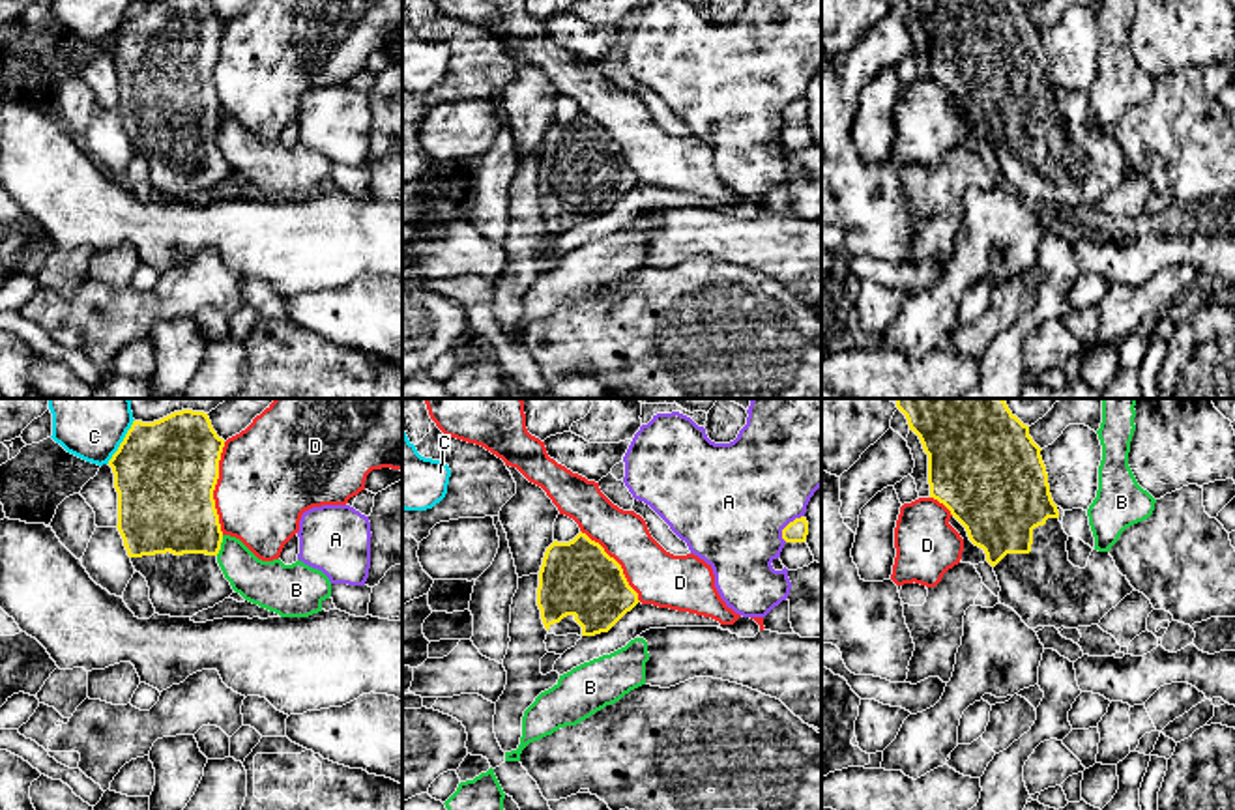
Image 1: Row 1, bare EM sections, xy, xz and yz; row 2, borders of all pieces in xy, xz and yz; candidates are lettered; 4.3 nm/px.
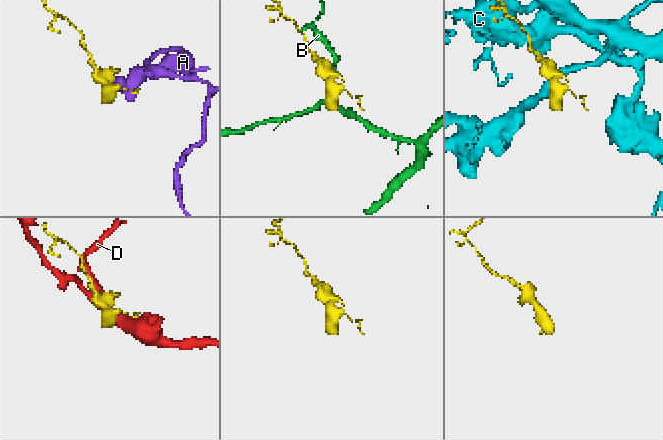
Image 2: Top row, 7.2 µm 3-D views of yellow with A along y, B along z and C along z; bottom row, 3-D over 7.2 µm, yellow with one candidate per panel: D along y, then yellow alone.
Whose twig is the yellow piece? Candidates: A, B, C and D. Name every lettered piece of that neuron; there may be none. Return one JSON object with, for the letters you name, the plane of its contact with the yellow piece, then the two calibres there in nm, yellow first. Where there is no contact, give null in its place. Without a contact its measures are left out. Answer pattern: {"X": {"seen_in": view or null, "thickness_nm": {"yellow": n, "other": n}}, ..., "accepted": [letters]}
{"accepted": []}

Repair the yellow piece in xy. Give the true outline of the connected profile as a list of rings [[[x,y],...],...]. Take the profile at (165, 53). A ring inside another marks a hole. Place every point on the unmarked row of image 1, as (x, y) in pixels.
[[[210,0],[133,2],[109,41],[118,73],[118,112],[137,153],[150,168],[159,196],[193,198],[228,180],[234,170],[217,135],[223,123],[213,71],[225,21]]]

